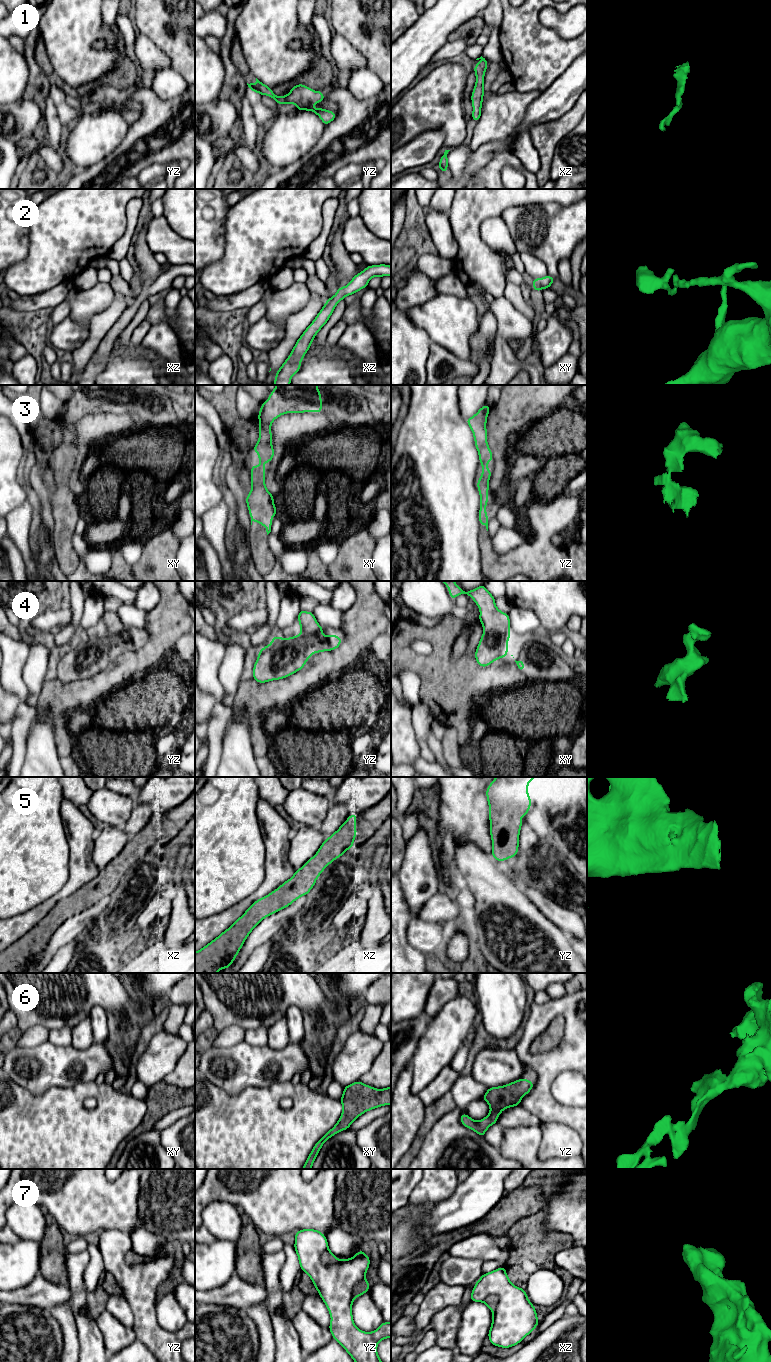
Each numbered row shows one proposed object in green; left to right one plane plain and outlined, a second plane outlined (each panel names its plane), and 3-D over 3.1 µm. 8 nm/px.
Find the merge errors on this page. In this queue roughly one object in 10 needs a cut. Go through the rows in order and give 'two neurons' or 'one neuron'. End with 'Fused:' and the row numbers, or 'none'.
1: one neuron
2: one neuron
3: one neuron
4: one neuron
5: one neuron
6: one neuron
7: two neurons
Fused: 7

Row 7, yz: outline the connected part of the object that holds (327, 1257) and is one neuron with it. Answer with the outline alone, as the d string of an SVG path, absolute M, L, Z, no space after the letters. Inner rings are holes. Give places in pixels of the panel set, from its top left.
M327 1248L321 1255L321 1261L325 1265L338 1262L338 1258Z

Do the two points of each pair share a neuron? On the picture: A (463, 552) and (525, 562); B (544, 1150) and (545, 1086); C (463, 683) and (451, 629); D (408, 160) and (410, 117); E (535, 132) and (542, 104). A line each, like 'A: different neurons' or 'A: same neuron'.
A: different neurons
B: different neurons
C: same neuron
D: different neurons
E: different neurons

